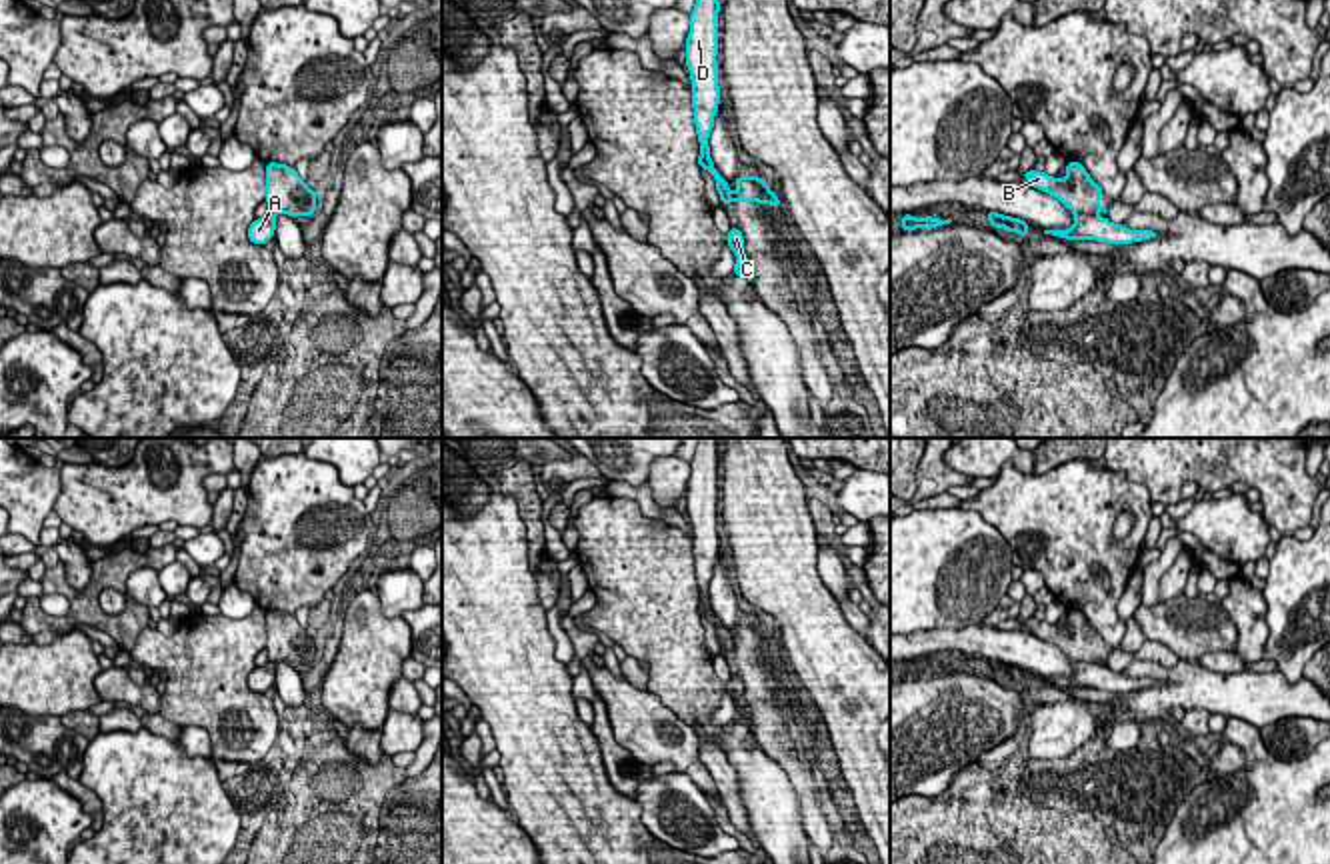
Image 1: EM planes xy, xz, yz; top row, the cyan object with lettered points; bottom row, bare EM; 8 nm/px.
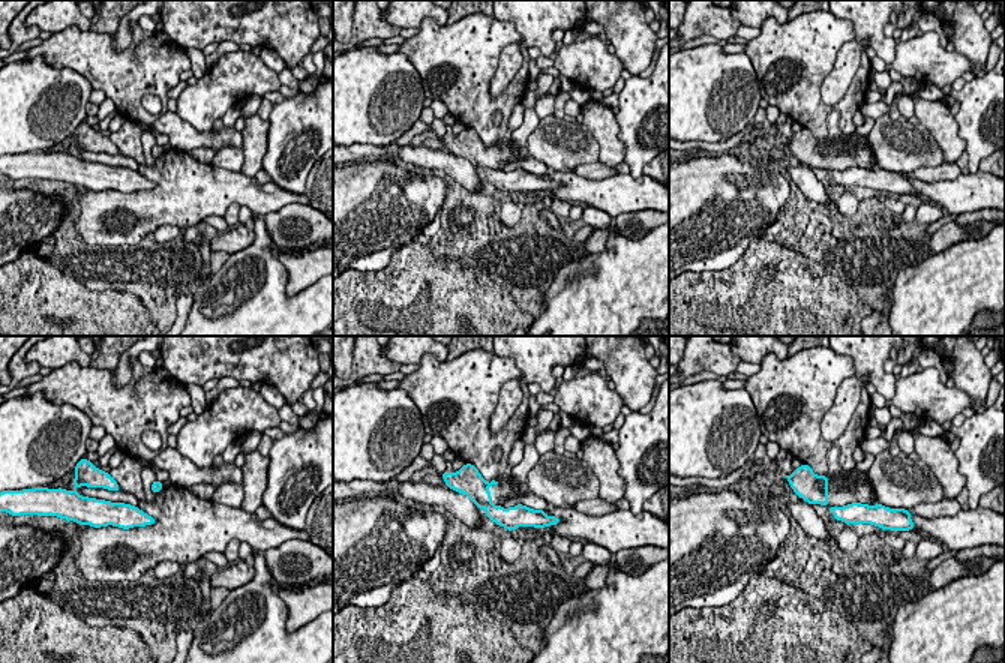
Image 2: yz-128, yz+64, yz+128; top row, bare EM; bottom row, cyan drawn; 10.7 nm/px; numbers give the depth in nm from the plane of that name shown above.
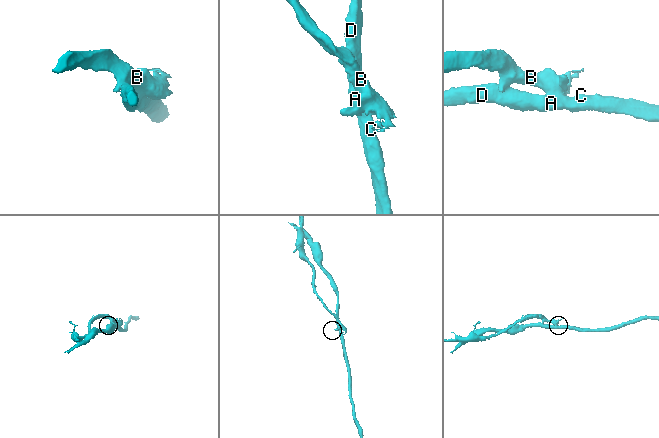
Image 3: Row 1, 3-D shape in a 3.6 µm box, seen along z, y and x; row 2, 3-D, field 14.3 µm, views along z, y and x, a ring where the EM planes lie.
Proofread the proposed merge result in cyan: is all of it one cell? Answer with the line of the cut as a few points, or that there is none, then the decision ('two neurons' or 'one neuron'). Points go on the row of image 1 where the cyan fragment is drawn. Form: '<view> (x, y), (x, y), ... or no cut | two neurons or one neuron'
yz (1092, 212), (1074, 214) | two neurons

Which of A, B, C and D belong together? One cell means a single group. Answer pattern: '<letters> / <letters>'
A C D / B

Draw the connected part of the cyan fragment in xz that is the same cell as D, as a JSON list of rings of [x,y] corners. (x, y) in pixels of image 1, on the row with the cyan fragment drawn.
[[[696,0],[690,12],[690,32],[686,38],[686,66],[692,80],[694,124],[700,142],[698,166],[708,170],[716,180],[720,204],[728,204],[728,180],[724,180],[710,158],[708,138],[714,128],[714,116],[720,104],[718,86],[718,0]]]

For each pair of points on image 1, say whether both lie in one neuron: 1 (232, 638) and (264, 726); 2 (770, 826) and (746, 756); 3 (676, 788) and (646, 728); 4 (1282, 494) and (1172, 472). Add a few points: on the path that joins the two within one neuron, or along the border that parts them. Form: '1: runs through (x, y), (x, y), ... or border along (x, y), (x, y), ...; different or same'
1: runs through (232, 660), (232, 692), (244, 704); same
2: runs through (770, 808), (758, 774); same
3: border along (672, 770), (682, 772), (702, 792); different
4: runs through (1254, 466), (1226, 466), (1220, 460), (1200, 460); same

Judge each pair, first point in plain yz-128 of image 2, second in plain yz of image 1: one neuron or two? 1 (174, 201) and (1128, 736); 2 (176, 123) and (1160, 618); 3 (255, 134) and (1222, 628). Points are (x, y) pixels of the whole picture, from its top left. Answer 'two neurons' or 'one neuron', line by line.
1: two neurons
2: one neuron
3: two neurons

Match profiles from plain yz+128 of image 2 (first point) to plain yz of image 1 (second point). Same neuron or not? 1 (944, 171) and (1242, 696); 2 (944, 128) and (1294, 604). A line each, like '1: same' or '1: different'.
1: different
2: different

